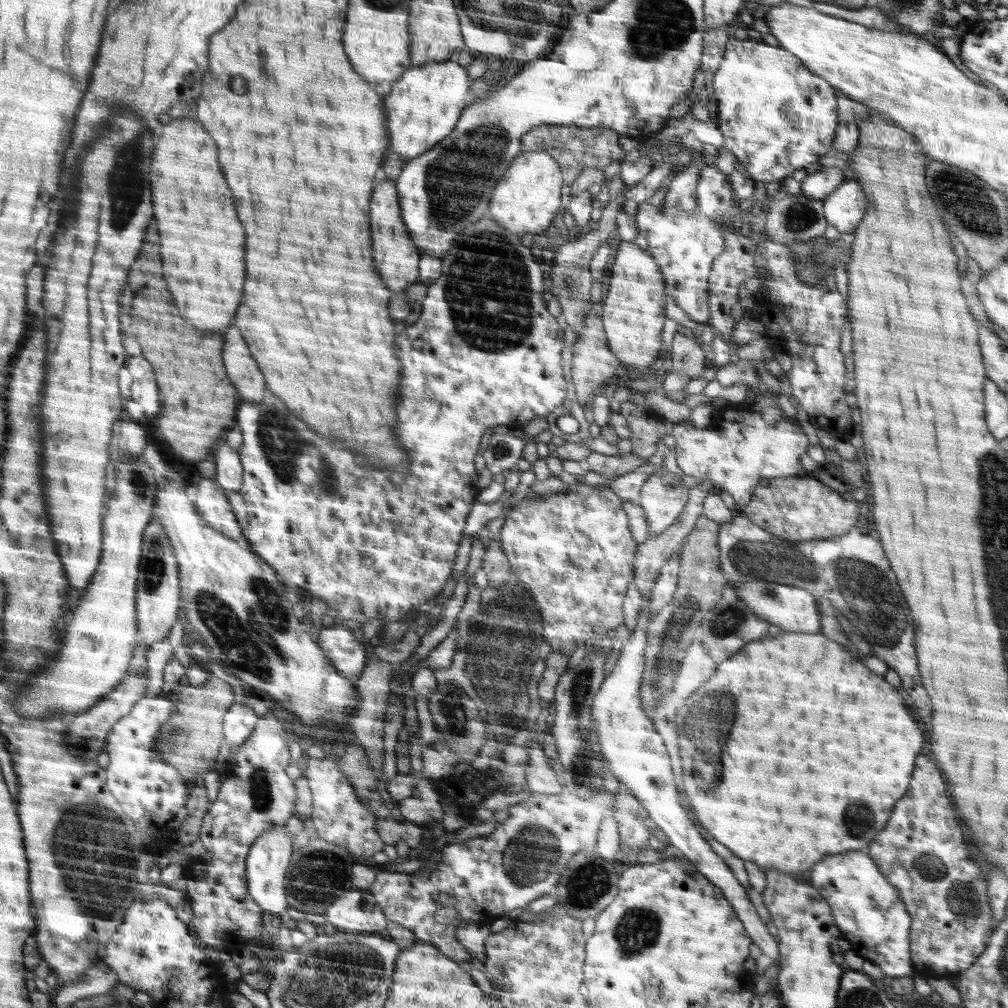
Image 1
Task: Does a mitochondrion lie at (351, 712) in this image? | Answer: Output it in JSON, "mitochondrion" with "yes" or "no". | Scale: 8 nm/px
{"mitochondrion":"no"}

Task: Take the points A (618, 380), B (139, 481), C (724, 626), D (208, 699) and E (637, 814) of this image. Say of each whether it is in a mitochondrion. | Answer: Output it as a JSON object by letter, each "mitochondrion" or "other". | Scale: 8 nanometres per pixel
{"A":"other","B":"mitochondrion","C":"mitochondrion","D":"other","E":"mitochondrion"}

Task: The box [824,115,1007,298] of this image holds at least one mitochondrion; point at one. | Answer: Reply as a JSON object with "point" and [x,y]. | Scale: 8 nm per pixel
{"point":[967,204]}

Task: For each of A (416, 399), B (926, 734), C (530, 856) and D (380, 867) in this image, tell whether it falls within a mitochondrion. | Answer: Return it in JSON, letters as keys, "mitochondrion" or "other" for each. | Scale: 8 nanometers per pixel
{"A":"mitochondrion","B":"other","C":"mitochondrion","D":"other"}

